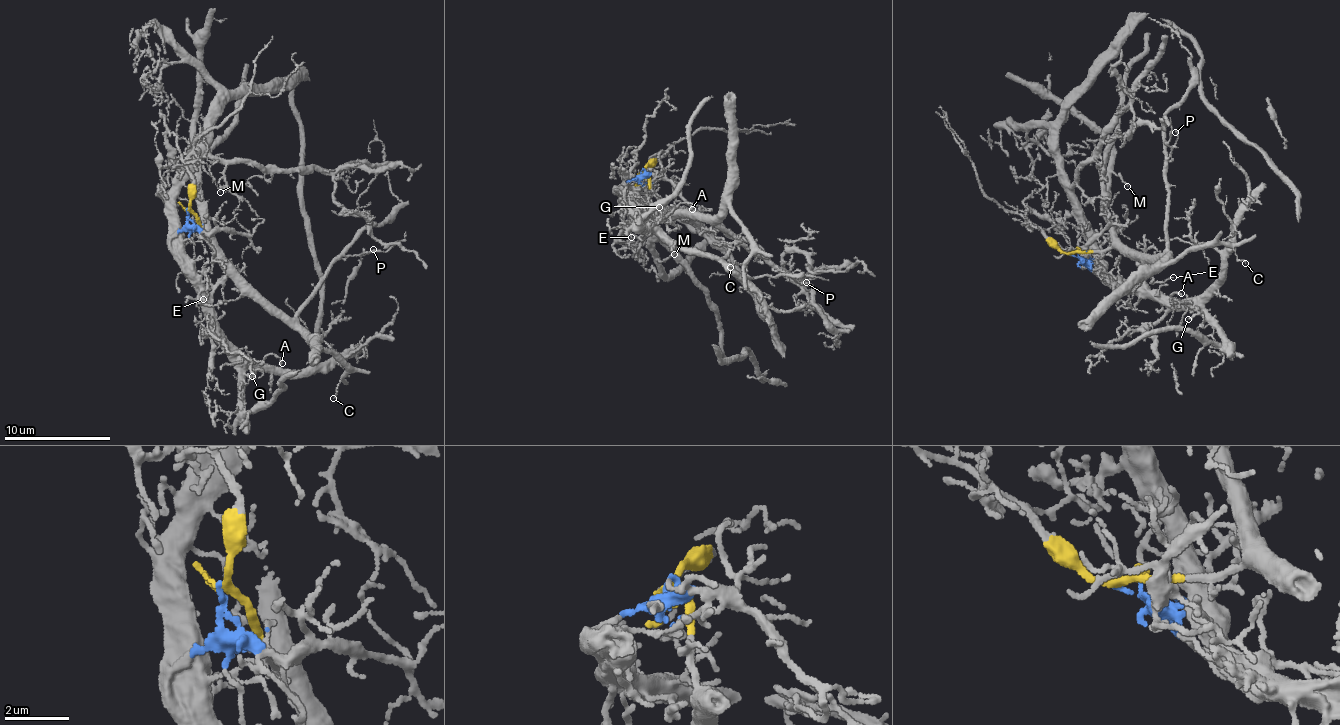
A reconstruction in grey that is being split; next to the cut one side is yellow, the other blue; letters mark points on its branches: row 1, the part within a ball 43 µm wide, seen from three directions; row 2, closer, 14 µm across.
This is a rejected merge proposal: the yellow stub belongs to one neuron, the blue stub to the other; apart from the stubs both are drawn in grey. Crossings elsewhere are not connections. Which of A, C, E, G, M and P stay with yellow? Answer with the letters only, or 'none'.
C, M, P

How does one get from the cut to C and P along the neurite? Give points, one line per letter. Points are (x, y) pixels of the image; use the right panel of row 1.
C: (1069, 253), (1112, 248), (1168, 259), (1167, 264), (1207, 245), (1223, 244), (1245, 263)
P: (1069, 253), (1112, 248), (1164, 254), (1169, 198), (1165, 164), (1178, 137), (1175, 132)

